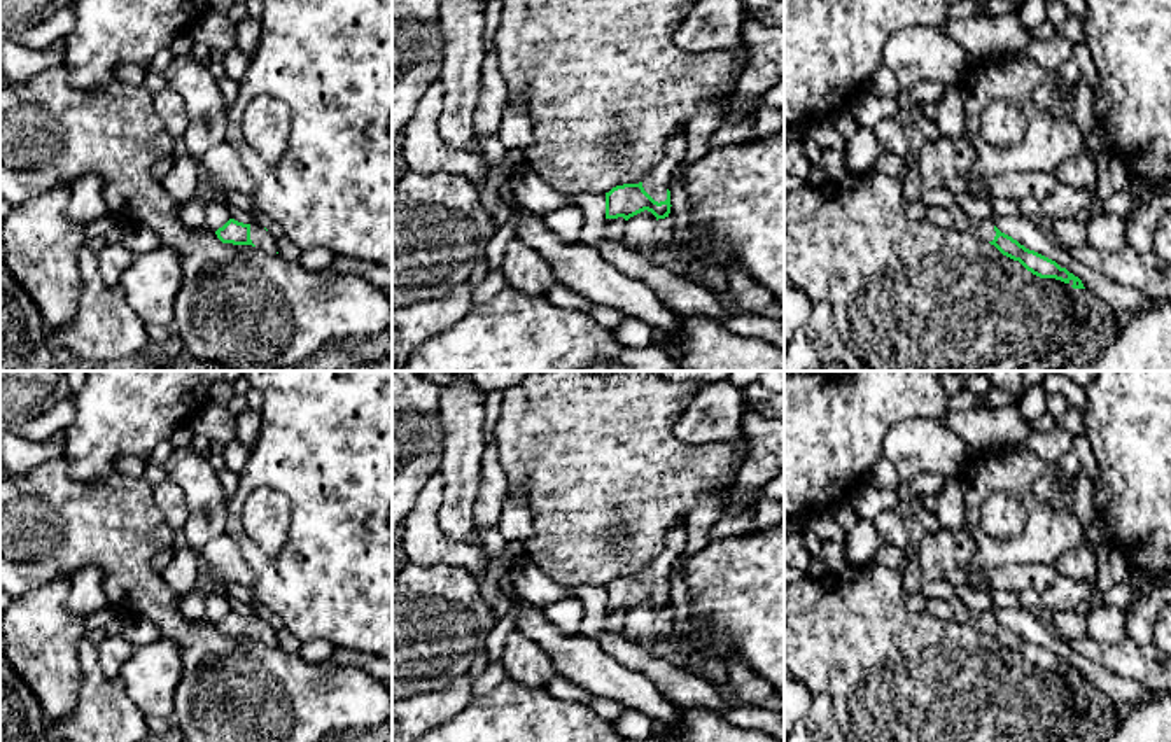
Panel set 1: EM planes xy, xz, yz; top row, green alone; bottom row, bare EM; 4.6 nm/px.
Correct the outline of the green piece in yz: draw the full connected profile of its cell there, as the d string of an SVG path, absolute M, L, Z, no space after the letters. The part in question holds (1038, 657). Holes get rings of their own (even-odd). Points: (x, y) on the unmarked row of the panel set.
M928 598L926 611L931 616L977 628L994 637L1003 648L1019 653L1027 663L1040 670L1055 670L1073 676L1073 681L1085 681L1082 672L1061 660L1055 653L1026 640L1012 628L1001 625L991 612L970 609L963 600Z

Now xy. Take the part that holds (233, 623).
M229 611L222 620L215 623L215 626L222 635L252 637L271 648L278 646L277 632L266 620L257 614L243 616Z

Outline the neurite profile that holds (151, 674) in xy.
M163 637L135 648L119 677L124 681L131 702L144 714L172 719L180 674L180 649L173 640Z

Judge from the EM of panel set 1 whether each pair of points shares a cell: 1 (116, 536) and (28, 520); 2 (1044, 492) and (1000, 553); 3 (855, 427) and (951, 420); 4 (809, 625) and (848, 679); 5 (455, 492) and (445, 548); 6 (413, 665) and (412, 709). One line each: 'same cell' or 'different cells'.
1: same cell
2: different cells
3: different cells
4: same cell
5: different cells
6: different cells

